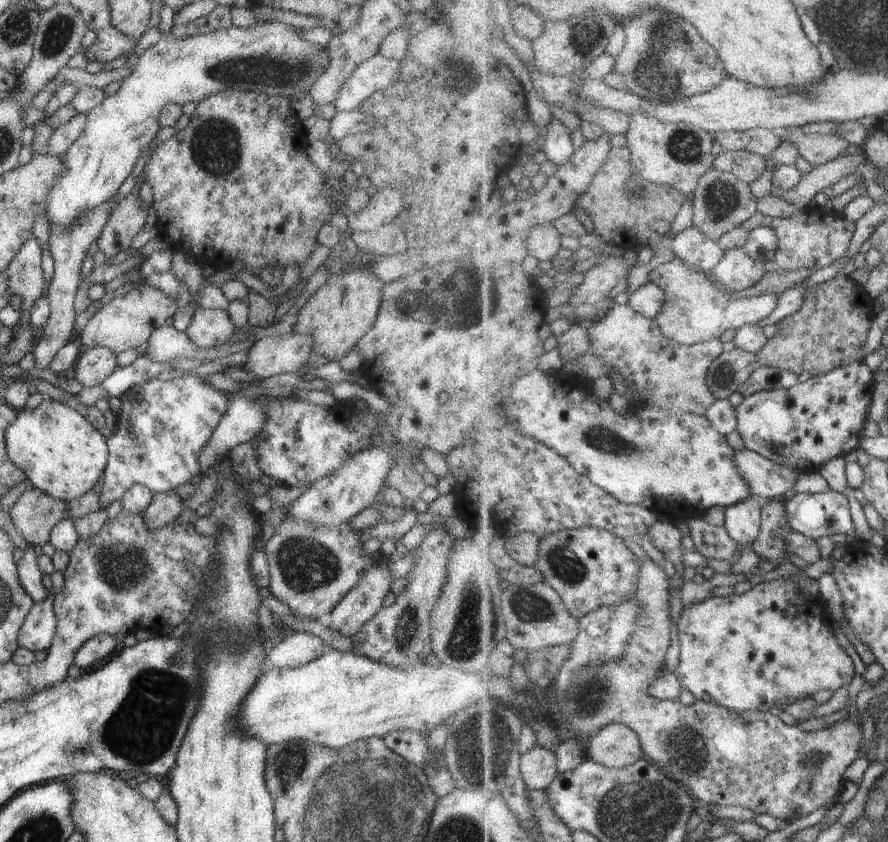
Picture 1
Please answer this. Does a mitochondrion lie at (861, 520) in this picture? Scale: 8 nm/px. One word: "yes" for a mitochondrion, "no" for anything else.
no

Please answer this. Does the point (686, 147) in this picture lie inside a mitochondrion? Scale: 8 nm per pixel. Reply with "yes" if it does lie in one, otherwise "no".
yes

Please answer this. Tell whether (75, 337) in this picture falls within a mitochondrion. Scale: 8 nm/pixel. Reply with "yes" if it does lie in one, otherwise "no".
no

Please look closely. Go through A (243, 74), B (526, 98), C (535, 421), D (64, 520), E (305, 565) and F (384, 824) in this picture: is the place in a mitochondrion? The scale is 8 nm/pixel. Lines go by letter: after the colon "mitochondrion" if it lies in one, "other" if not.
A: mitochondrion
B: other
C: other
D: other
E: mitochondrion
F: mitochondrion

